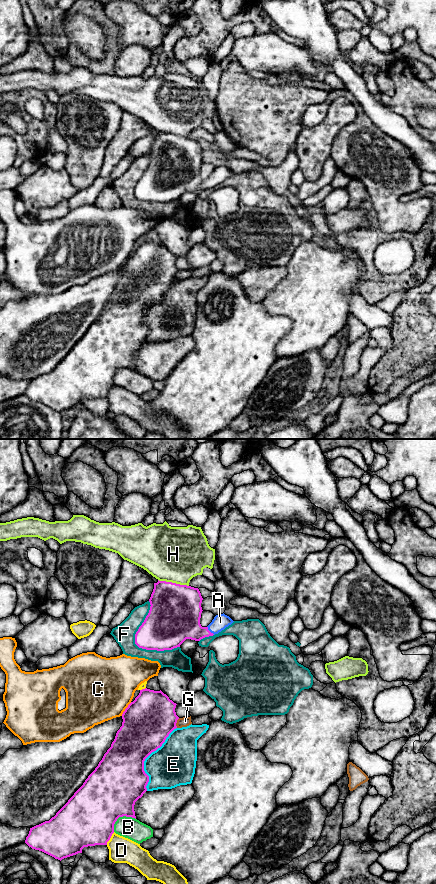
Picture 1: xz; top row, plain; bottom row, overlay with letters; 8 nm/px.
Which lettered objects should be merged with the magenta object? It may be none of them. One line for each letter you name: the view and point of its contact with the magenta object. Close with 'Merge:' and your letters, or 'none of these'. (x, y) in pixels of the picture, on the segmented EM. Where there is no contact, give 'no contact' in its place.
A: meets magenta in xz at (209, 631)
Merge: A

